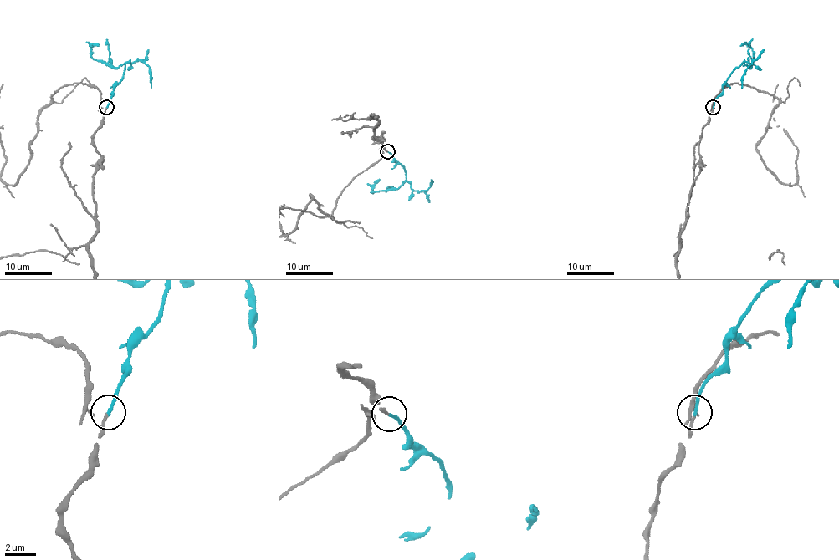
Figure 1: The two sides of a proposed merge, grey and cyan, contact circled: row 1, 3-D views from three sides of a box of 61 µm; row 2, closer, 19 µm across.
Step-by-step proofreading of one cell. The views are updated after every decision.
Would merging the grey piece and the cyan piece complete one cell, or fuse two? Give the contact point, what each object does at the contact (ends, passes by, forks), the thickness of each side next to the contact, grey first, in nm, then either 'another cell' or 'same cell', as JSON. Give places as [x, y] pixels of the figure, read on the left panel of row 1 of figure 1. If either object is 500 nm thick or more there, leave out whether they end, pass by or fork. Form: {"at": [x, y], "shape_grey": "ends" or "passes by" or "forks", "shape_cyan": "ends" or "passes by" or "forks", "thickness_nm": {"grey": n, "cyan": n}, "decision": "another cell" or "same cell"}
{"at": [106, 107], "shape_grey": "passes by", "shape_cyan": "ends", "thickness_nm": {"grey": 120, "cyan": 190}, "decision": "same cell"}

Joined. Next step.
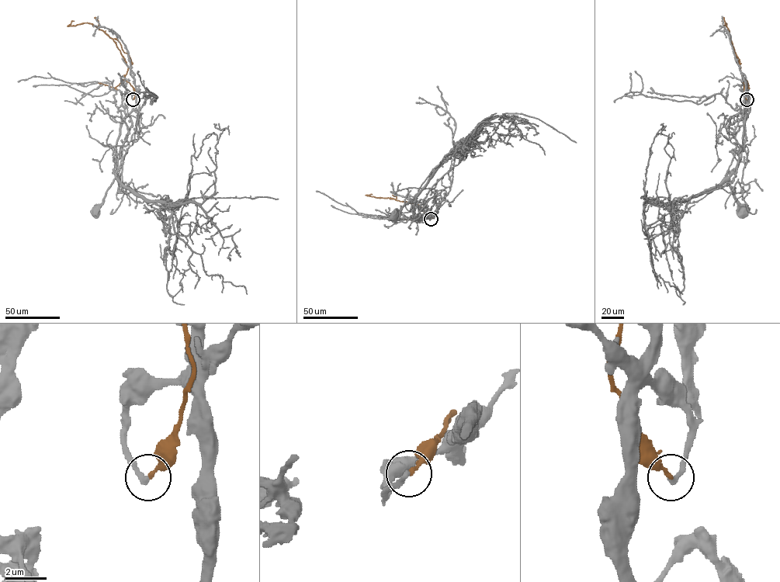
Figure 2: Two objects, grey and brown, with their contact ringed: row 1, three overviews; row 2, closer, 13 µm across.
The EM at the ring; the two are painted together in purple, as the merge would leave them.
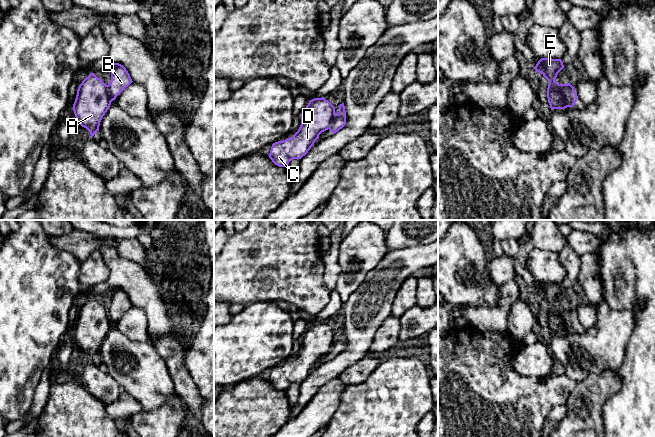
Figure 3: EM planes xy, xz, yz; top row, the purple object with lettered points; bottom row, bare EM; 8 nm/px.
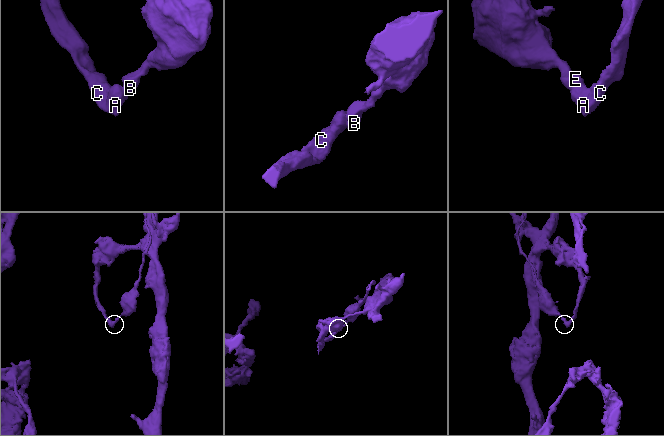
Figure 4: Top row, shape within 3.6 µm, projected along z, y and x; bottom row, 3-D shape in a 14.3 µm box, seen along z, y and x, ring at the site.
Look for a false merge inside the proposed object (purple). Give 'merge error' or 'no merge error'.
merge error

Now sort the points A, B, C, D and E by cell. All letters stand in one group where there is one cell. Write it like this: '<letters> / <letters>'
A C D / B E

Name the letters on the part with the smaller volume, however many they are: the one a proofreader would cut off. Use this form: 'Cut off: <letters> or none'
Cut off: B, E

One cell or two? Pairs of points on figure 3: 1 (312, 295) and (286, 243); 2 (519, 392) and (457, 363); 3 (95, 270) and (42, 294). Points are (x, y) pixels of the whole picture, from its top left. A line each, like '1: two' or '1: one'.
1: one
2: one
3: two

